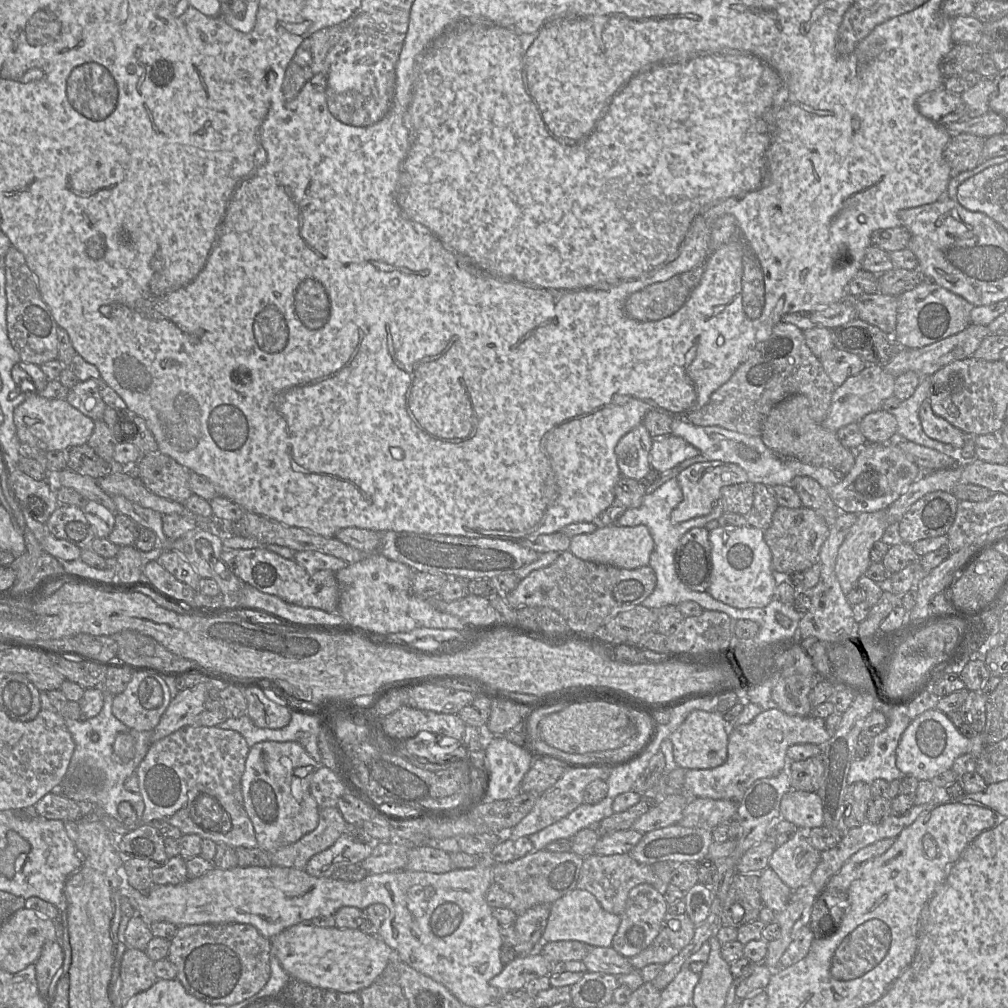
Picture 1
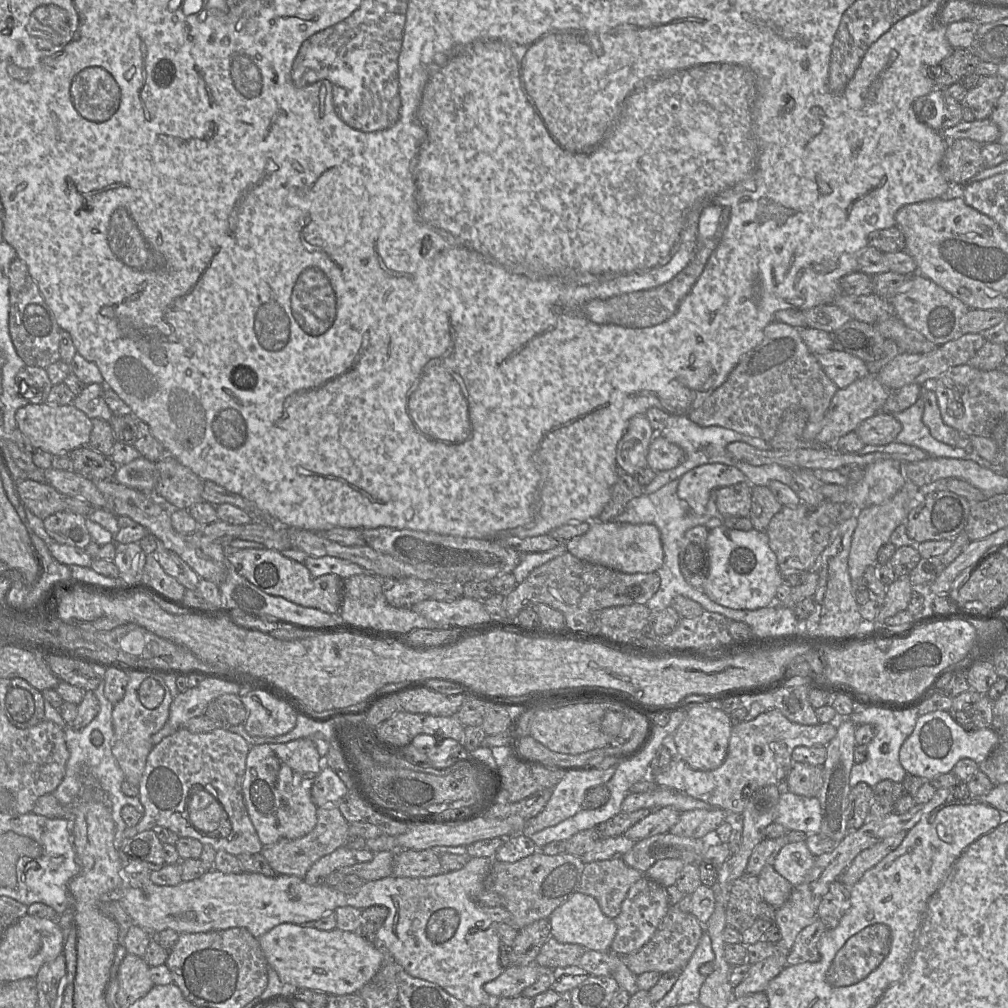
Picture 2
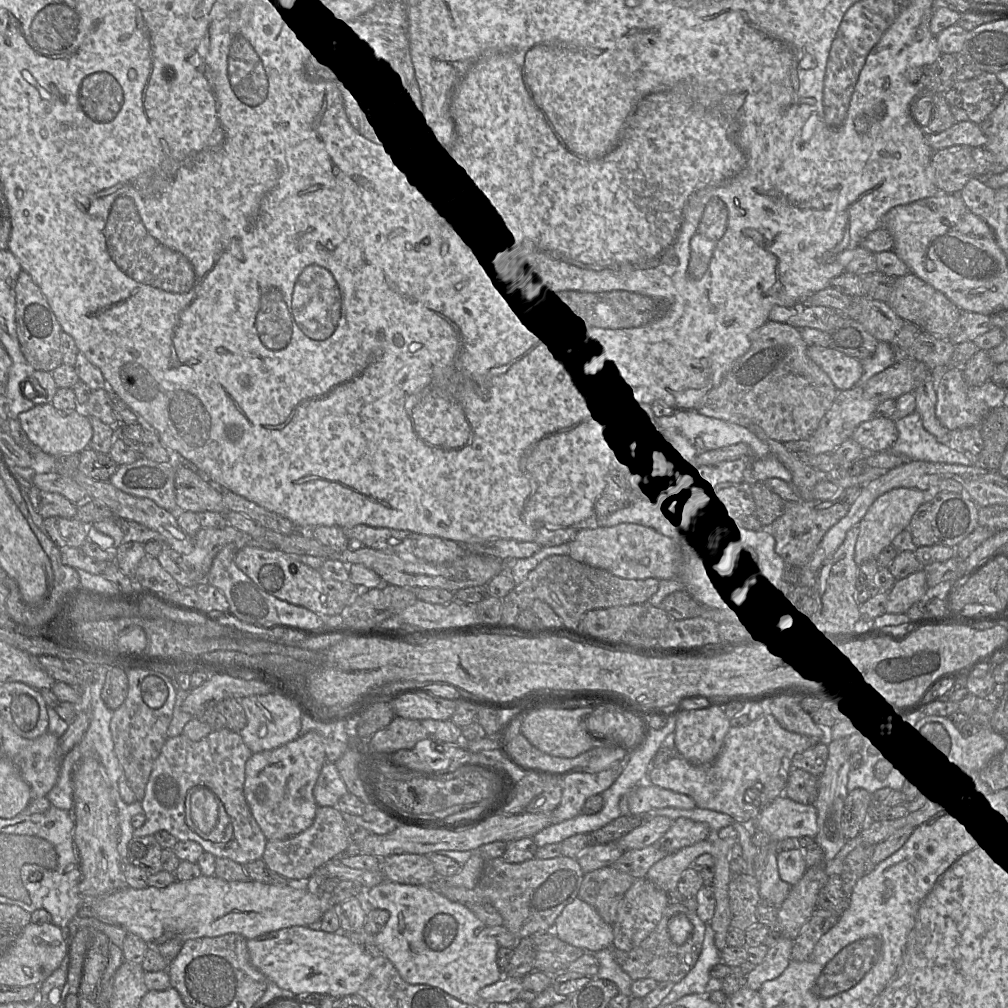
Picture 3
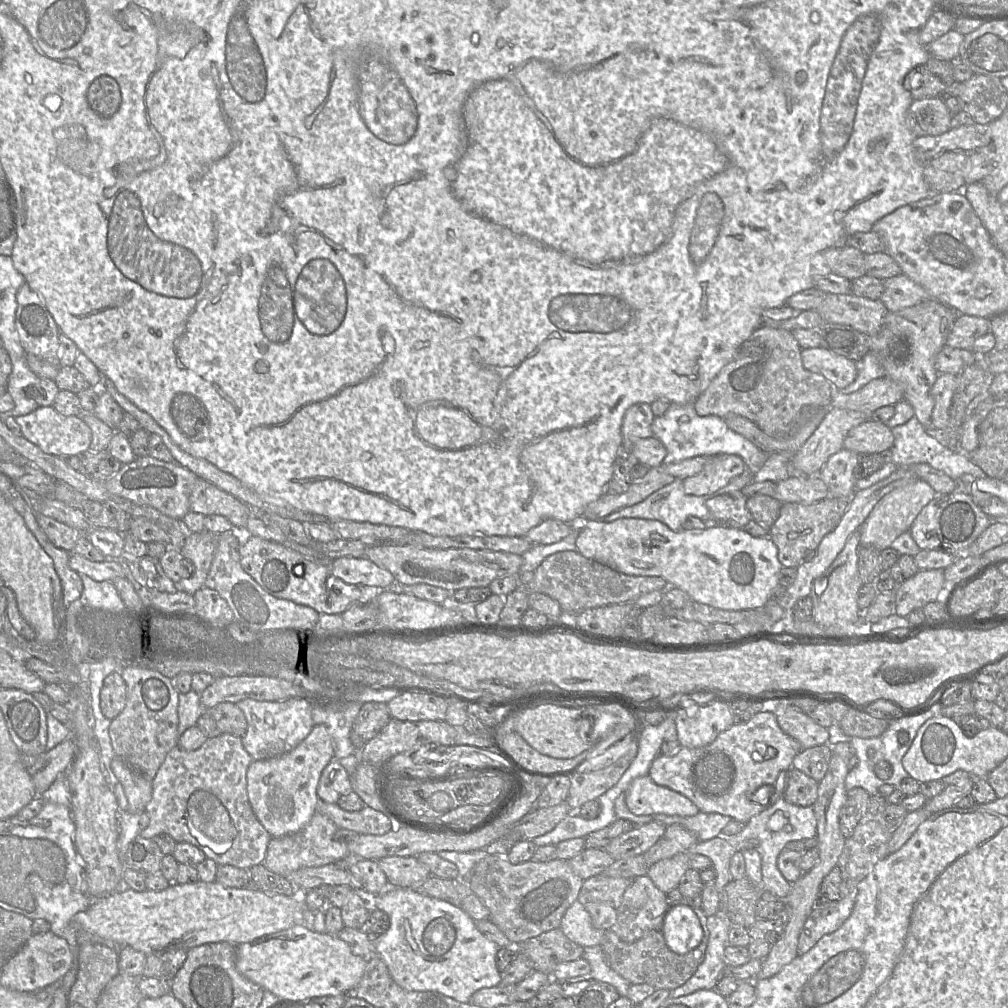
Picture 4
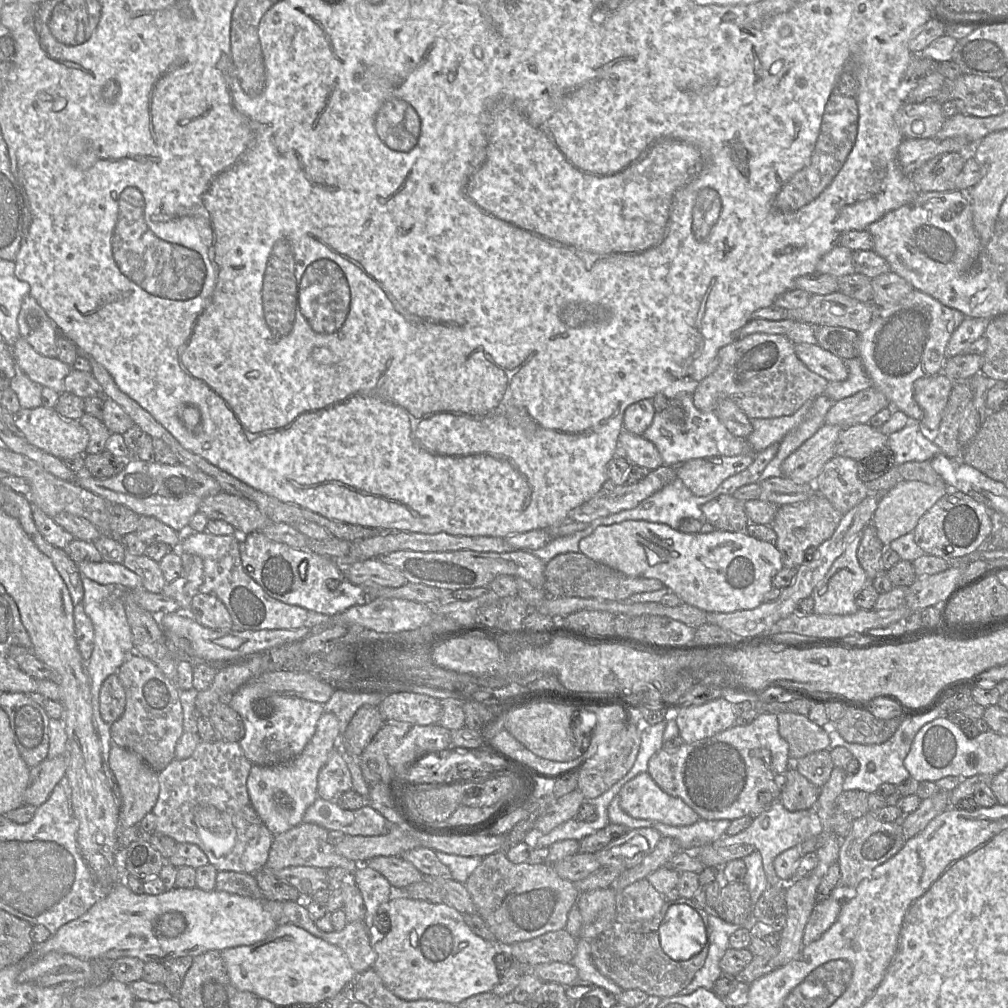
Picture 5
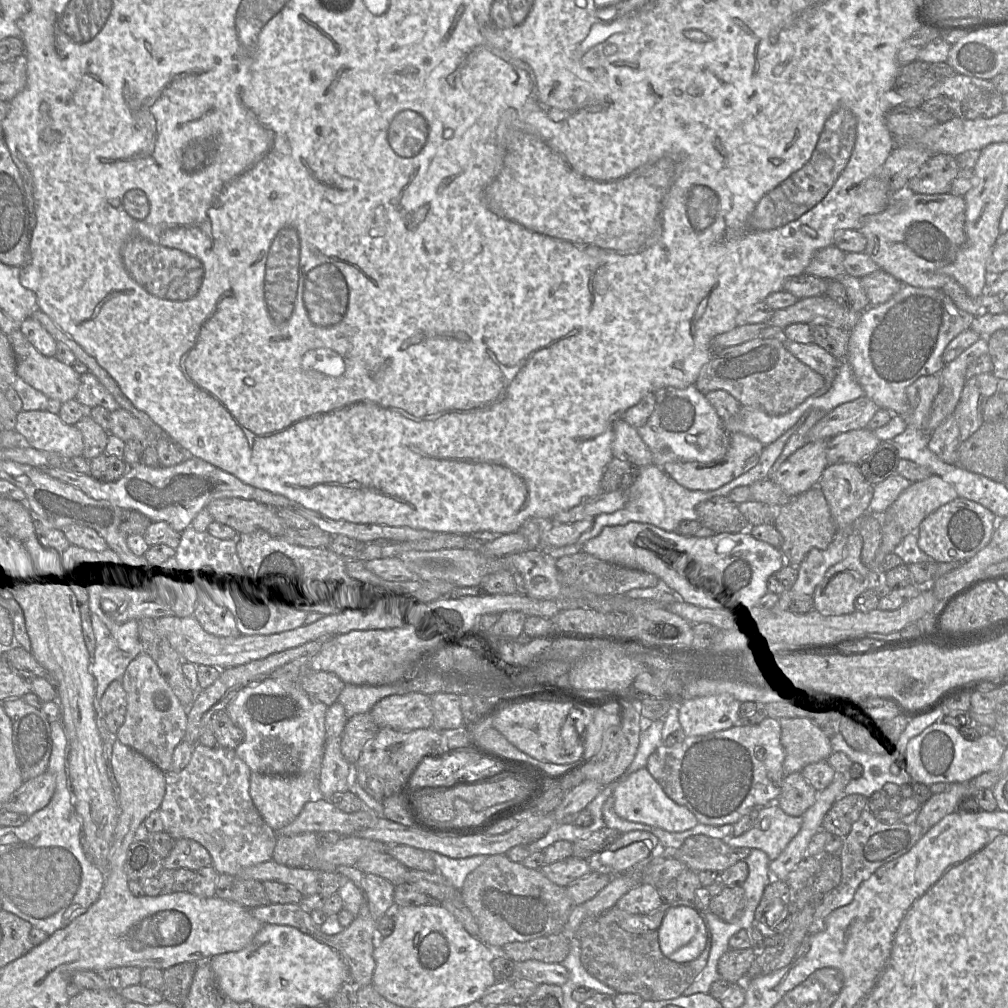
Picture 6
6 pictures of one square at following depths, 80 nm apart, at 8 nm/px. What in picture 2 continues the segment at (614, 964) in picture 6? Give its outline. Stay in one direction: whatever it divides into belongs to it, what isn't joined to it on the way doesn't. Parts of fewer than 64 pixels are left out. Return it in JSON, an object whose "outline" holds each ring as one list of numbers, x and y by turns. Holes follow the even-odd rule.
{"outline":[[669,906,652,938,639,950,621,956,622,962,637,976,656,971,660,974,682,972,694,954,704,933,704,925,692,913]]}

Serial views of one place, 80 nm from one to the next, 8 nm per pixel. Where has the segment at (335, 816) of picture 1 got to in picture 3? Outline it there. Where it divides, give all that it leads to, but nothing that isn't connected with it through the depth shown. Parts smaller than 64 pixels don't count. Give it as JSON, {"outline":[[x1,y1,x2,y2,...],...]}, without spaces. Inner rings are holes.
{"outline":[[318,806,312,825,305,831,267,842,262,859,269,869,288,880,308,880,317,869,341,854,349,845,342,813,335,807]]}

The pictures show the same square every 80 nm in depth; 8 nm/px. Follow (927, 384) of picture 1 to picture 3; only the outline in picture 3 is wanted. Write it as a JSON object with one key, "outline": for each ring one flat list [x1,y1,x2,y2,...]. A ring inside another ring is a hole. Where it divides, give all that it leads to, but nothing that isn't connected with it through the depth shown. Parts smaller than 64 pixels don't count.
{"outline":[[915,410,909,415,895,421,898,436,892,447,889,449,905,460,921,460,928,462,939,462,948,464,974,465,977,458,972,458,967,452,959,452,953,442,940,442,932,434,926,431,922,425,920,414]]}

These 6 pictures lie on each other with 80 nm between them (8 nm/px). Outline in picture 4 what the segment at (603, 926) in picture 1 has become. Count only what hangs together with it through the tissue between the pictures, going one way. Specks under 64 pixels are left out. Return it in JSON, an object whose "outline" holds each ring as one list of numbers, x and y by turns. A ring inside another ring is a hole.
{"outline":[[578,900,566,910,559,928,583,948,600,946,606,932,593,926,590,914]]}

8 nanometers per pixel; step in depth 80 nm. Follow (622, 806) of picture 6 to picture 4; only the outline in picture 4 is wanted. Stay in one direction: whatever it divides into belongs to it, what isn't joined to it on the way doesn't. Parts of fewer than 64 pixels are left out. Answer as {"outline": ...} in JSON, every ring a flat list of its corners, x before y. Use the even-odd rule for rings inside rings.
{"outline":[[649,775,634,779,625,791,628,809,635,815,694,816,700,811,686,796,657,785]]}

